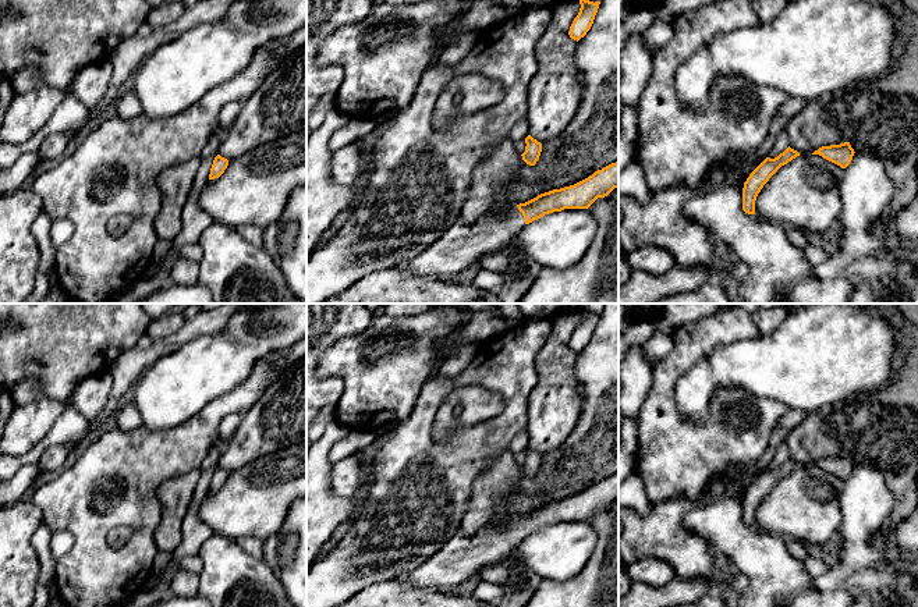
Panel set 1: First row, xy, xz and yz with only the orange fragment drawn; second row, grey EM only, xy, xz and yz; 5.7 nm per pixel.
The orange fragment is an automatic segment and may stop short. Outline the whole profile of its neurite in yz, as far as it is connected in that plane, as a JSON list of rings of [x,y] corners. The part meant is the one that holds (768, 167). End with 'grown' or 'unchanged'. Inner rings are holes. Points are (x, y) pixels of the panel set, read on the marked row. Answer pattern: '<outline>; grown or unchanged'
[[[790,146],[777,157],[766,157],[747,178],[742,188],[742,210],[748,214],[755,214],[755,200],[769,178],[784,164],[800,156]]]; unchanged

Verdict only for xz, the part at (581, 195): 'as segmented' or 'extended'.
extended

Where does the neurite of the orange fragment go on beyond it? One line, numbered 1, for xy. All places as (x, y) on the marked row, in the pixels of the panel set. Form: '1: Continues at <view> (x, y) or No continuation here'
1: No continuation here

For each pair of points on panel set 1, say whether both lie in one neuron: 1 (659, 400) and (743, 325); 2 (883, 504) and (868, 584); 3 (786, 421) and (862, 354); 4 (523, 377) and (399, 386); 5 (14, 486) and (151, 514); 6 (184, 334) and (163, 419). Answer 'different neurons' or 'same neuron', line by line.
1: same neuron
2: same neuron
3: different neurons
4: different neurons
5: different neurons
6: different neurons

